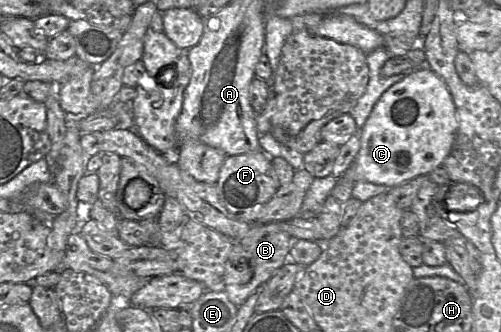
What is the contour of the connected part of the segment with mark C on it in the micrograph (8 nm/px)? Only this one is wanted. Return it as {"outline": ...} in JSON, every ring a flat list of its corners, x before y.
{"outline":[[423,66,390,87,374,106,359,131,360,149,346,172,347,179,393,188,442,166,450,154,458,119,446,83]]}

